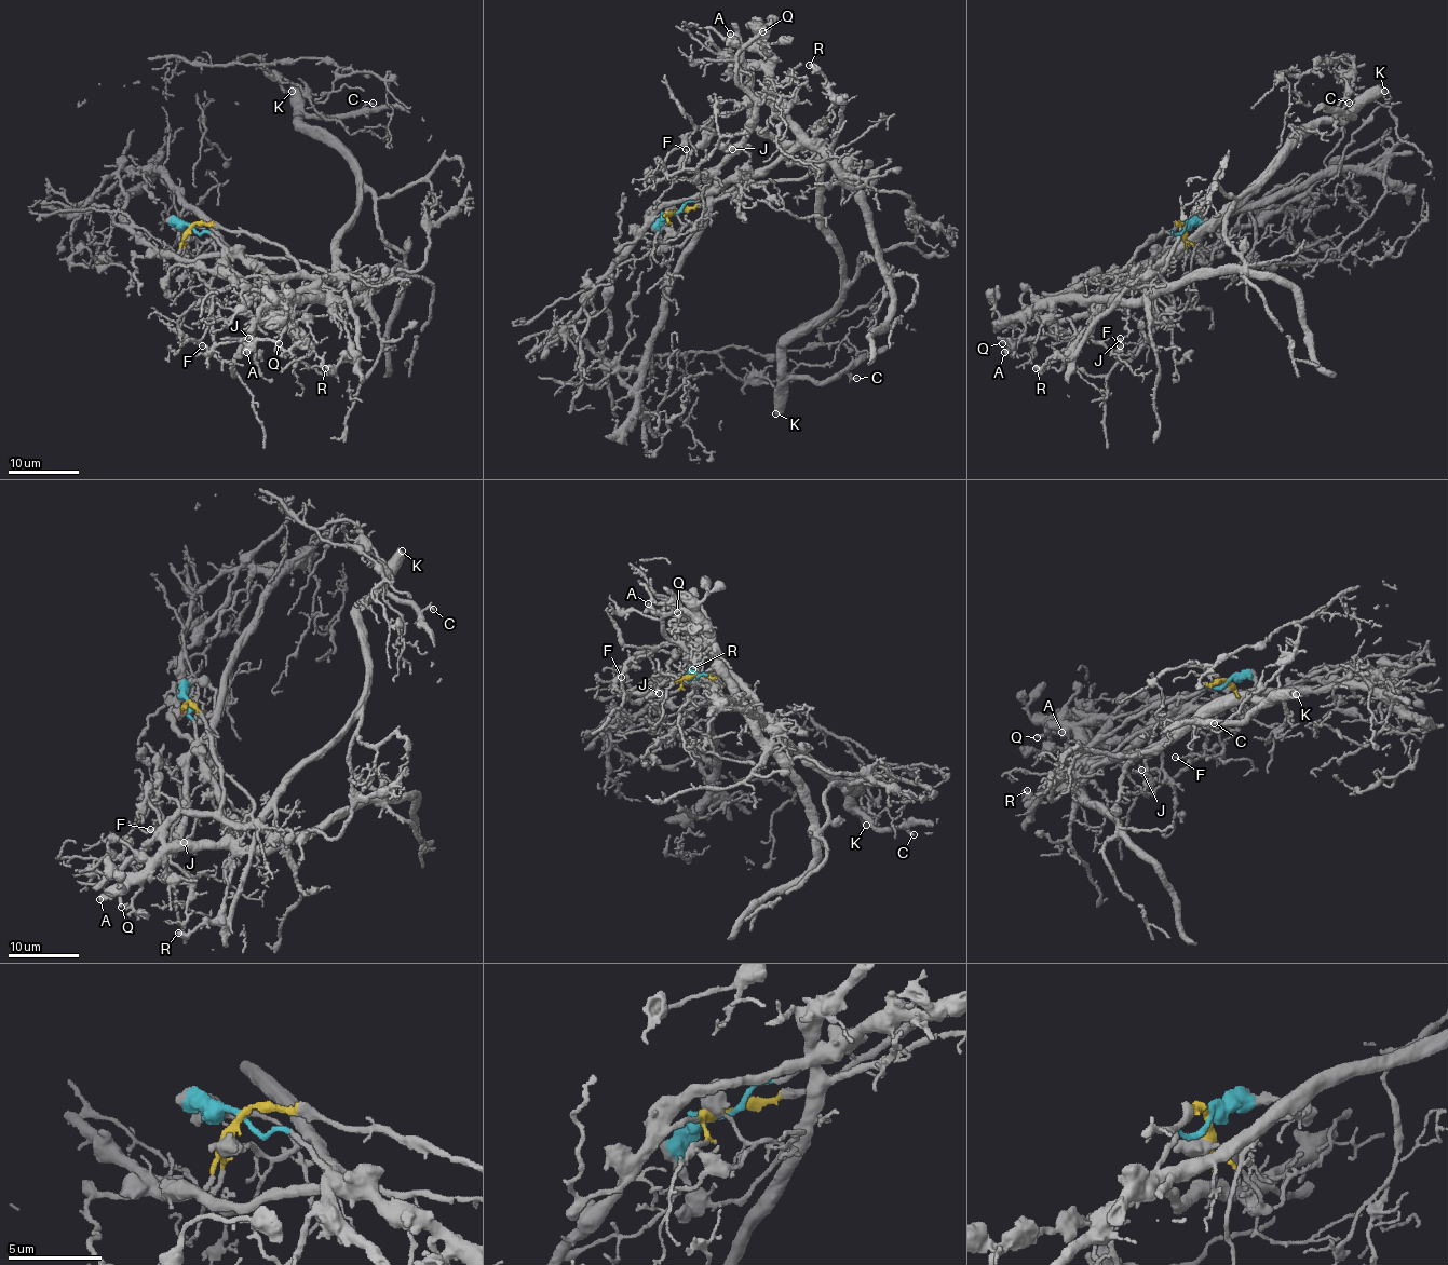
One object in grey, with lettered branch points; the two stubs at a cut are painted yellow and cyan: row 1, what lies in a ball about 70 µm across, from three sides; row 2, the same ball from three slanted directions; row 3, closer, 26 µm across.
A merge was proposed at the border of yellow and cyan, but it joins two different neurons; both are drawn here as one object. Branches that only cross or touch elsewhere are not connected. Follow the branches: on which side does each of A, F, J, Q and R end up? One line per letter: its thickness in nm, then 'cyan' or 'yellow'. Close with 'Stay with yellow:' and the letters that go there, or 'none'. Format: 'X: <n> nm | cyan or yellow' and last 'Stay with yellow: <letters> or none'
A: 320 nm | cyan
F: 100 nm | cyan
J: 600 nm | cyan
Q: 300 nm | cyan
R: 480 nm | cyan
Stay with yellow: none

